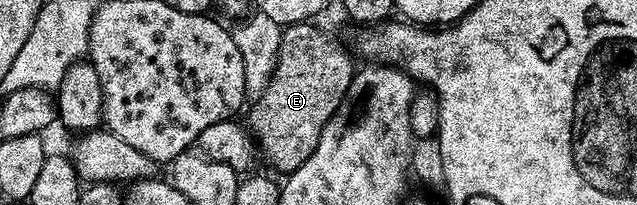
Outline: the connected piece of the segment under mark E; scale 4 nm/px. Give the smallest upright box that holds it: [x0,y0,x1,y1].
[246,22,354,174]

